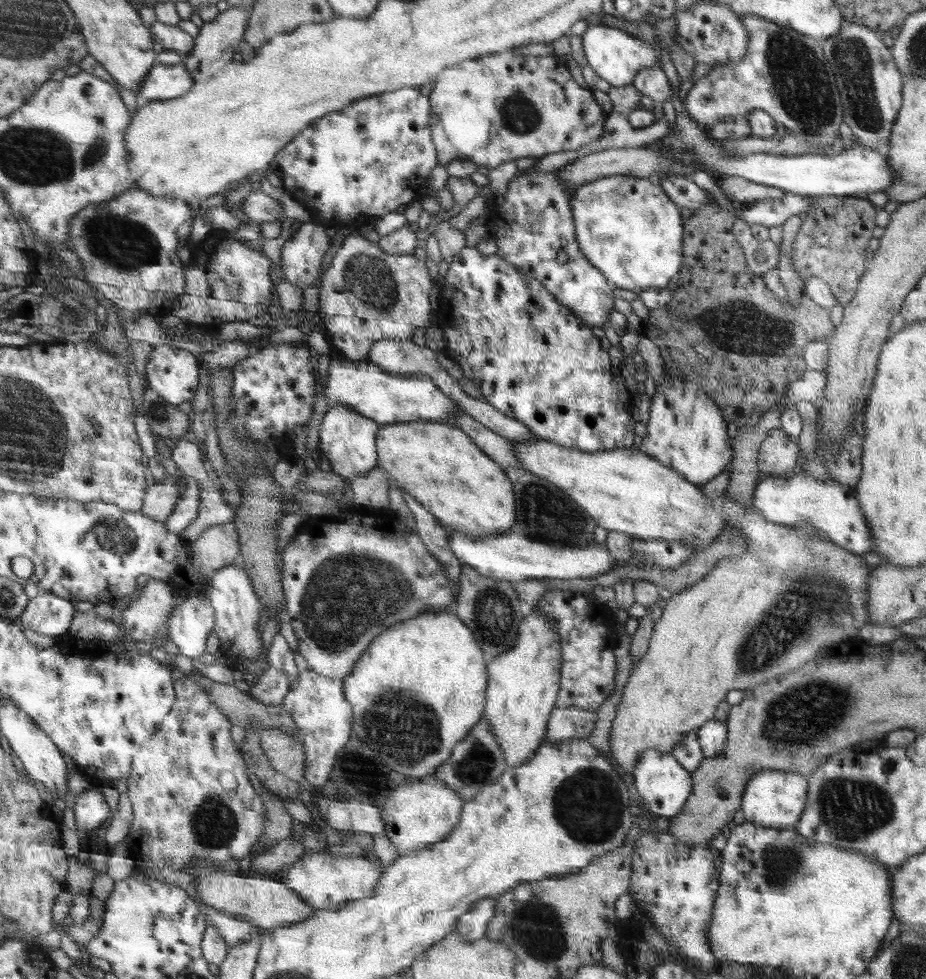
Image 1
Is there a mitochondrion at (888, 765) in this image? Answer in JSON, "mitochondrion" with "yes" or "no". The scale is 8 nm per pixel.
{"mitochondrion":"yes"}

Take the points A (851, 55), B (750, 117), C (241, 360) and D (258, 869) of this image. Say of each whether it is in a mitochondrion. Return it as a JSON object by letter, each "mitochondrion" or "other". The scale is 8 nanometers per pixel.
{"A":"mitochondrion","B":"other","C":"other","D":"other"}

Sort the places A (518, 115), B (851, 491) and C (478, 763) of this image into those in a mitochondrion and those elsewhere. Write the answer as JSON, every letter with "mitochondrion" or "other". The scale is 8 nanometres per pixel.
{"A":"mitochondrion","B":"other","C":"mitochondrion"}

